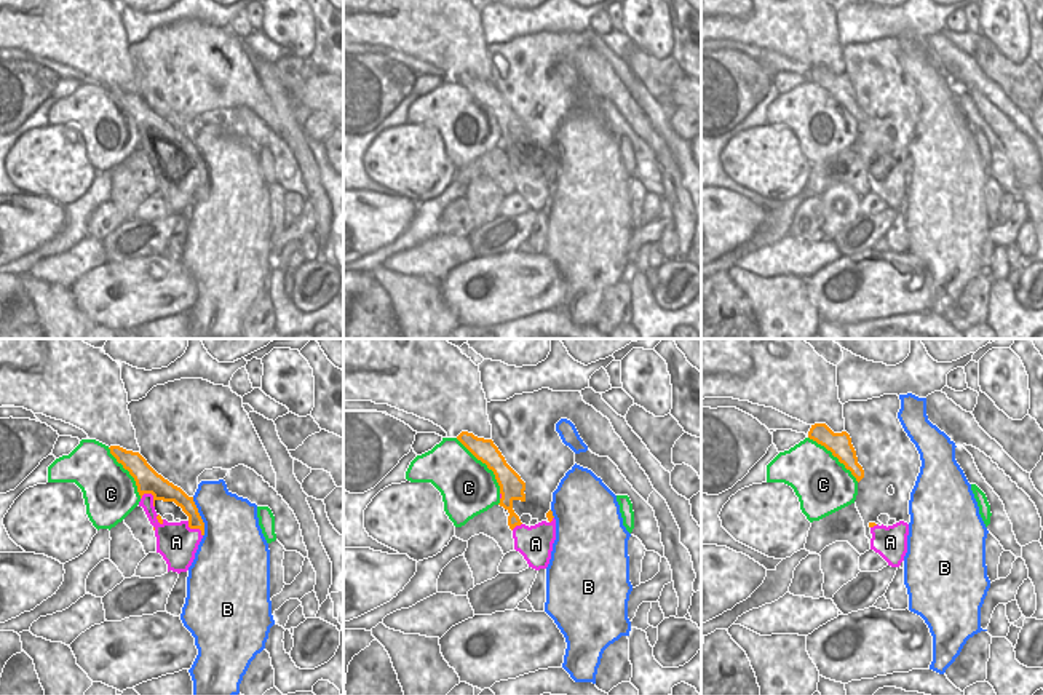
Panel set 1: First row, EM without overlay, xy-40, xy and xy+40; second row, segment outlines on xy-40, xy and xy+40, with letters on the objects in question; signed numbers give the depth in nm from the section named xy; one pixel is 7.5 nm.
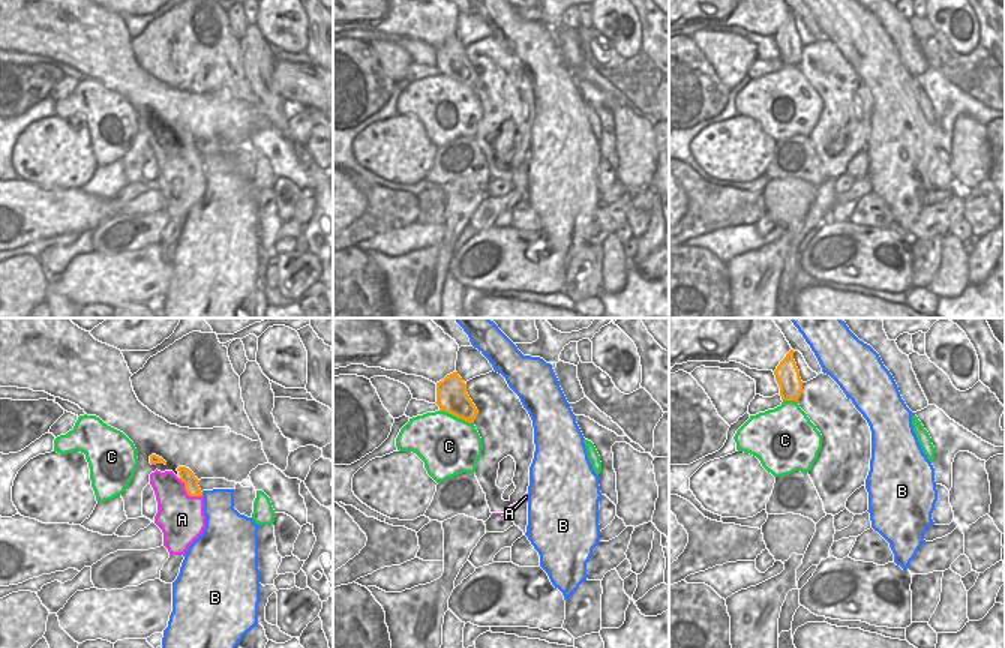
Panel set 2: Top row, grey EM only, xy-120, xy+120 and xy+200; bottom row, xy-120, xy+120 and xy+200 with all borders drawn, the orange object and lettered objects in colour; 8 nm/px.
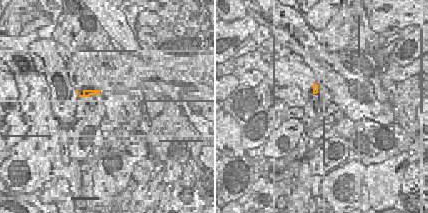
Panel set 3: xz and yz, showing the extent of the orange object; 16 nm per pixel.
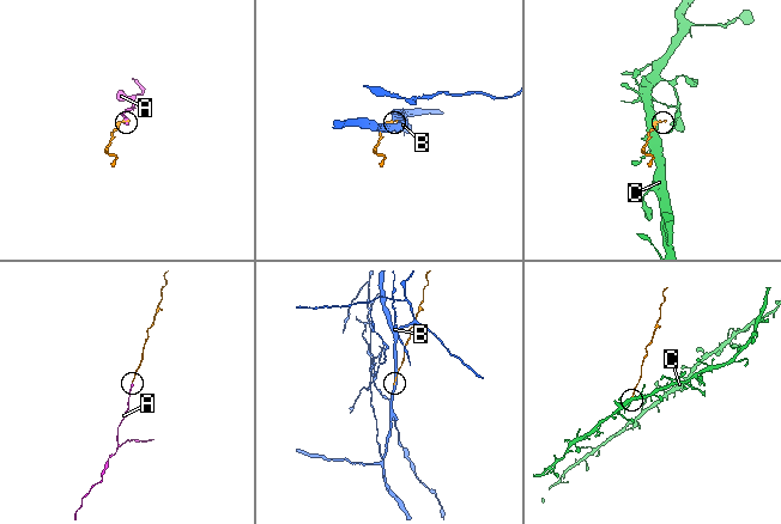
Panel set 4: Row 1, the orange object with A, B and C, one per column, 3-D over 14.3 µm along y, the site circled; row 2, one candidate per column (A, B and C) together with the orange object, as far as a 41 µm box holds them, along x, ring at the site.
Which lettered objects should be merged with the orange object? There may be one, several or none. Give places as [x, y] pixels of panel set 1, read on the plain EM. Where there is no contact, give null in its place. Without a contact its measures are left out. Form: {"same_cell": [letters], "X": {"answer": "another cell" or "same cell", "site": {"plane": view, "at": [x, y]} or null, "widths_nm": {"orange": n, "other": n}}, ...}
{"same_cell": ["A"], "A": {"answer": "same cell", "site": {"plane": "xy-40", "at": [154, 139]}, "widths_nm": {"orange": 190, "other": 100}}, "B": {"answer": "another cell", "site": {"plane": "xy-40", "at": [200, 158]}, "widths_nm": {"orange": 120, "other": 400}}, "C": {"answer": "another cell", "site": {"plane": "xy", "at": [484, 104]}, "widths_nm": {"orange": 170, "other": 420}}}

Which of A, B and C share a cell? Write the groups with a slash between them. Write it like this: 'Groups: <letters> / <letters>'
Groups: A / B / C.

